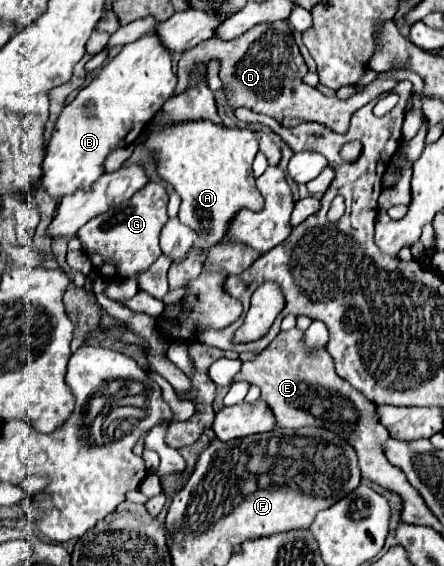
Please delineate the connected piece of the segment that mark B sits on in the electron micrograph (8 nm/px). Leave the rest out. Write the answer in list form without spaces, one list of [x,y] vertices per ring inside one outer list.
[[[154,32],[122,46],[120,54],[104,64],[100,74],[64,106],[42,162],[46,192],[52,198],[62,198],[78,188],[86,190],[90,182],[104,174],[106,156],[114,148],[124,146],[128,134],[134,140],[142,134],[154,114],[172,96],[176,82],[170,50],[166,50]]]

